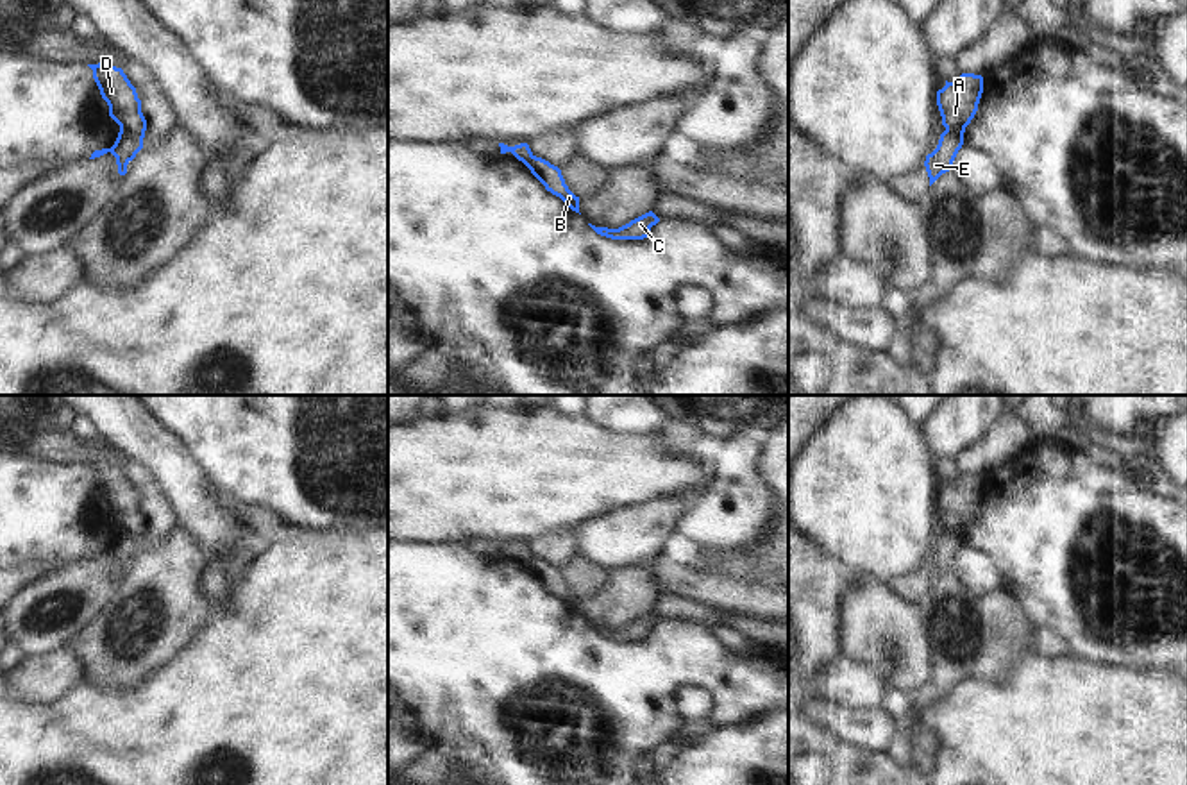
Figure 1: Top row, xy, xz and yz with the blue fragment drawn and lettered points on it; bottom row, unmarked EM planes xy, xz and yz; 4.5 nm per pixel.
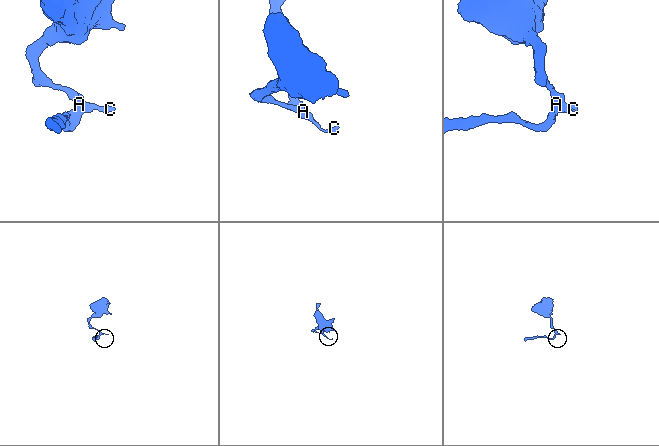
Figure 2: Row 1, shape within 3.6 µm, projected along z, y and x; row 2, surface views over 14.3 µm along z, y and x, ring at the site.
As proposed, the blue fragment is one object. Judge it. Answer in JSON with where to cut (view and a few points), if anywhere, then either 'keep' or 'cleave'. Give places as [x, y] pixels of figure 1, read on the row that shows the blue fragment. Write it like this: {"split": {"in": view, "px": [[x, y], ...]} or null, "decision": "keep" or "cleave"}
{"split": {"in": "xy", "px": [[120, 126], [140, 149]]}, "decision": "cleave"}

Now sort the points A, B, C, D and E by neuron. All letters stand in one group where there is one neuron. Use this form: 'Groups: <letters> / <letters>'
Groups: A B C D / E

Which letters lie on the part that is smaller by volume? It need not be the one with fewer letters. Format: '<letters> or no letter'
E

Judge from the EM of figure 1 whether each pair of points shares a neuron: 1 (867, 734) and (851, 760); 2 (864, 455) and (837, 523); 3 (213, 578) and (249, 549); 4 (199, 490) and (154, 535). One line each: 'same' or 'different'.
1: different
2: same
3: same
4: different

